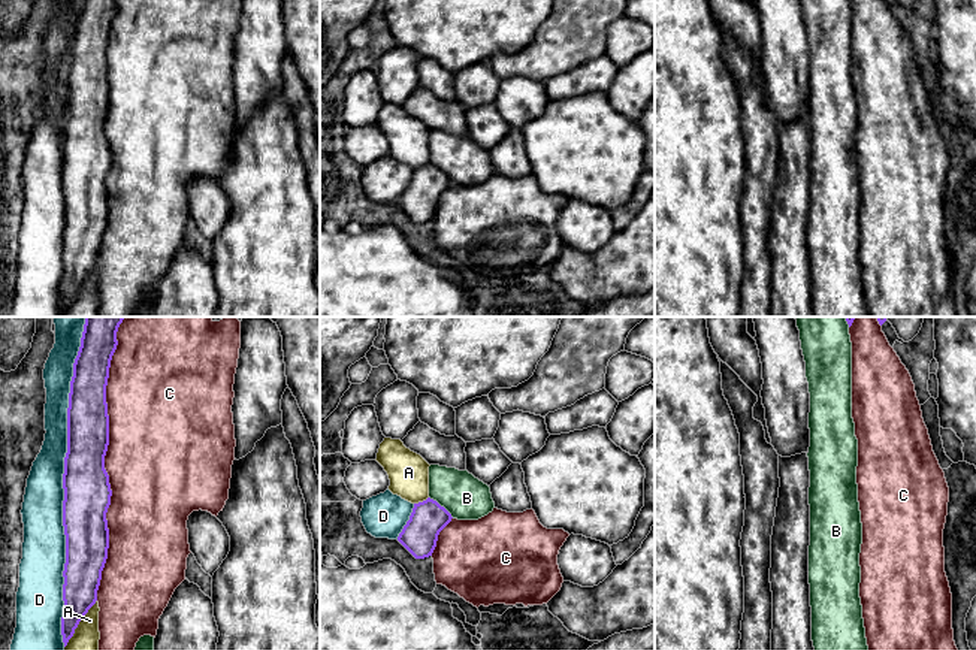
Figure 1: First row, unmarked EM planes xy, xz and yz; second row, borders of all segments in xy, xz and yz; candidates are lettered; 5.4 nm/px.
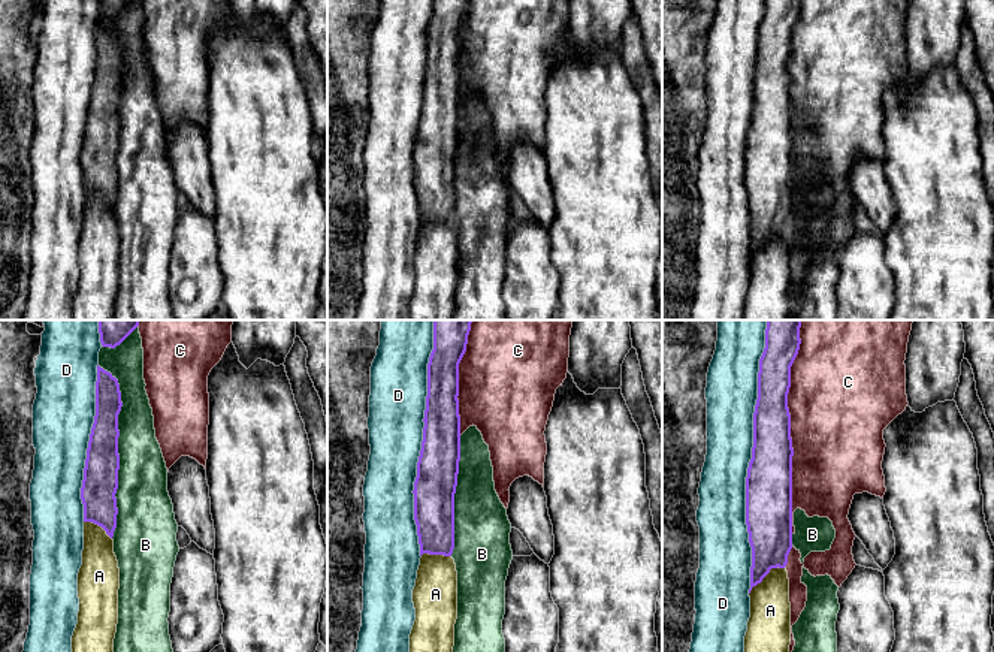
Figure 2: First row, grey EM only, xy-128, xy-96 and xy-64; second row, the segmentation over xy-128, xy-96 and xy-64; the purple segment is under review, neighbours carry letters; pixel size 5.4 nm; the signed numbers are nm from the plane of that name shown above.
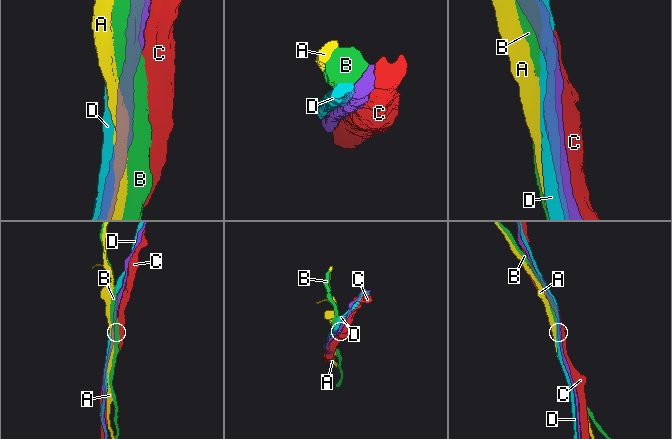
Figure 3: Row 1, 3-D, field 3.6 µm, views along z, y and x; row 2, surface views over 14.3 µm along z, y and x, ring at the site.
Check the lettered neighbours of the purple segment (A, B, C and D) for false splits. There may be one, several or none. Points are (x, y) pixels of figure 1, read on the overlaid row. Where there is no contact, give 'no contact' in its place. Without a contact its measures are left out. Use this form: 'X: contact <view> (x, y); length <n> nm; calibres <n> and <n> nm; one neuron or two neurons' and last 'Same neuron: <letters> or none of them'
A: contact xy (78, 623); length 320 nm; calibres 190 and 140 nm; two neurons
B: contact xz (440, 505); length 180 nm; calibres 190 and 240 nm; two neurons
C: contact xy (103, 459); length 1550 nm; calibres 260 and 480 nm; one neuron
D: contact xy (63, 481); length 1750 nm; calibres 260 and 220 nm; two neurons
Same neuron: C

